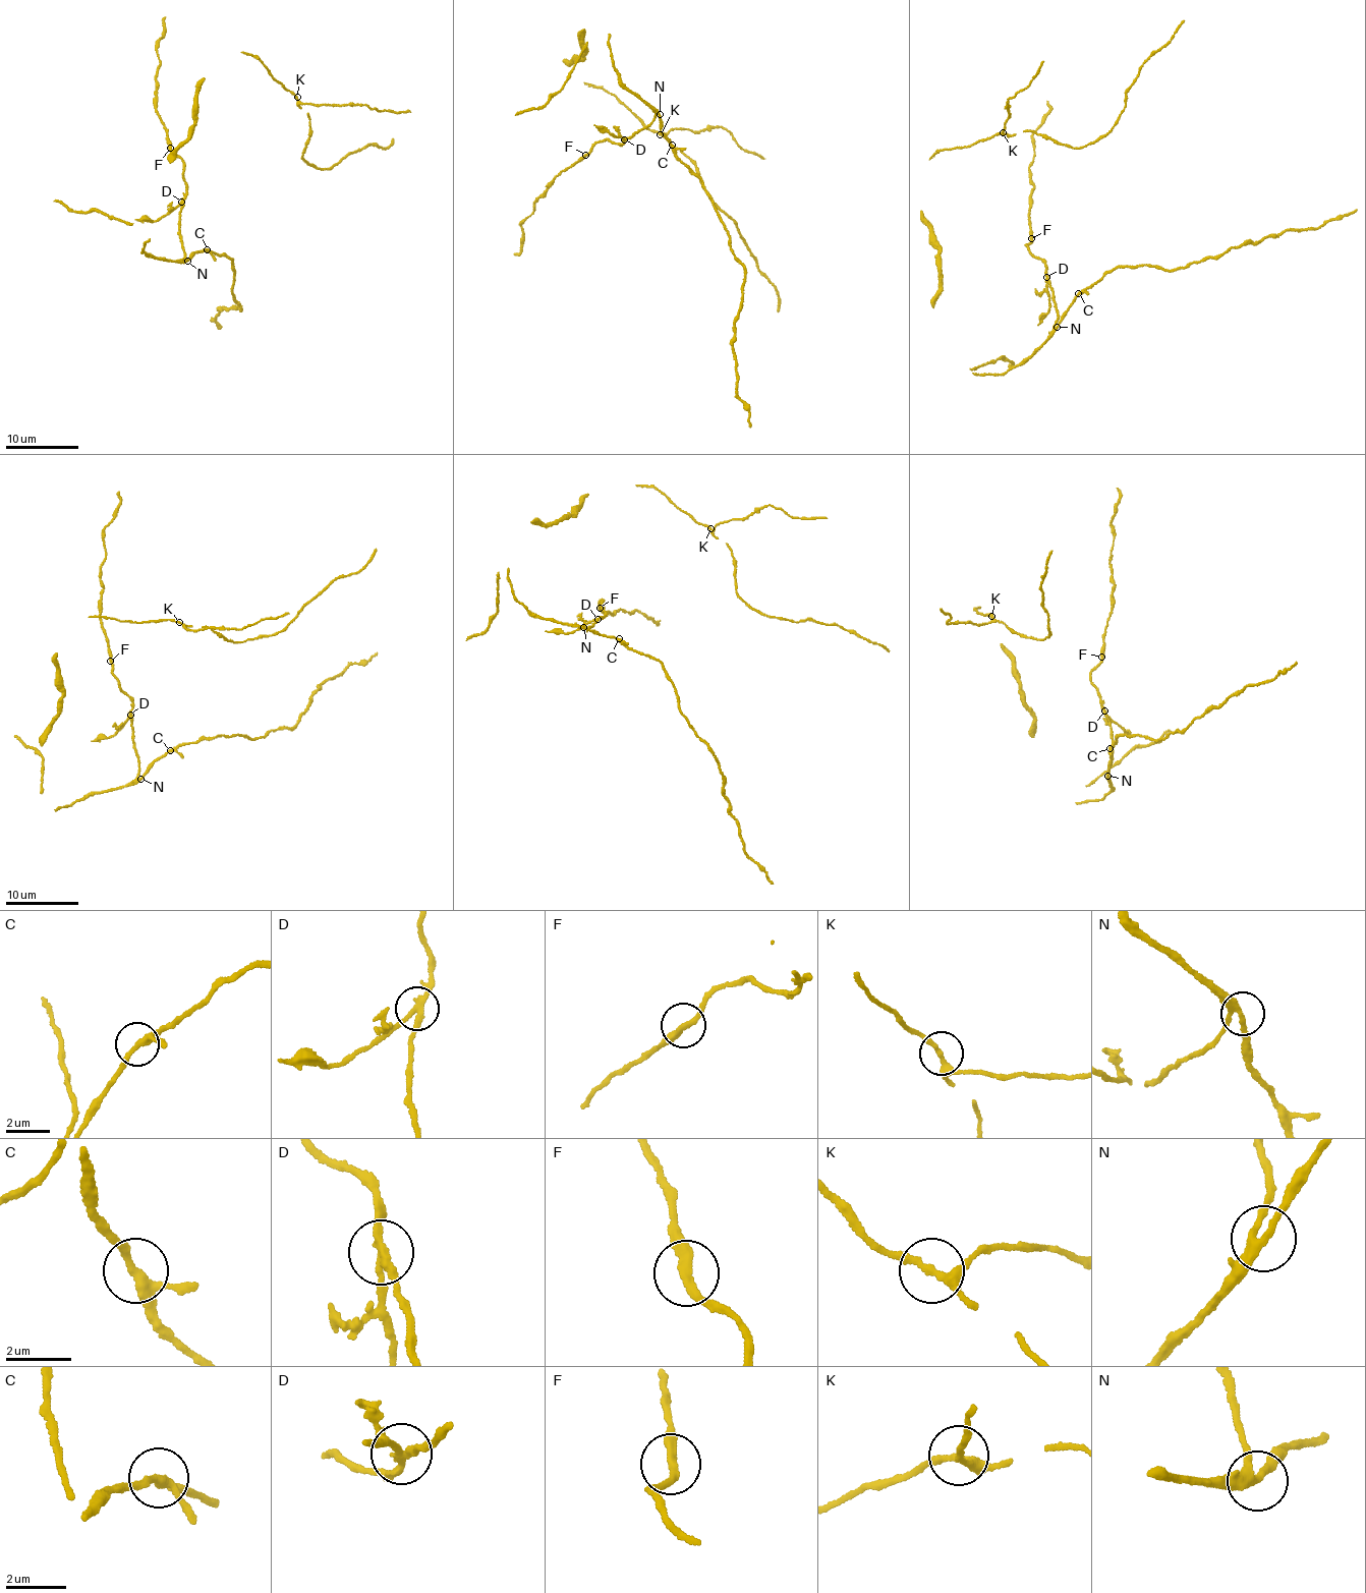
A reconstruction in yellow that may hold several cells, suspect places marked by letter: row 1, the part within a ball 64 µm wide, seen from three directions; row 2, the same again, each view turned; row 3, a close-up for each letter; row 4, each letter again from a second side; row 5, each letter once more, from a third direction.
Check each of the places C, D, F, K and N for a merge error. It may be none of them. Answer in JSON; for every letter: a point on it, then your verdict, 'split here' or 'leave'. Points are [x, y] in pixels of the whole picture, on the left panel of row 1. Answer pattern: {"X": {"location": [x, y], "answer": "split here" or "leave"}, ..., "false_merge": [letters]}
{"C": {"location": [207, 249], "answer": "leave"}, "D": {"location": [181, 202], "answer": "split here"}, "F": {"location": [170, 148], "answer": "leave"}, "K": {"location": [297, 97], "answer": "leave"}, "N": {"location": [187, 261], "answer": "leave"}, "false_merge": ["D"]}

